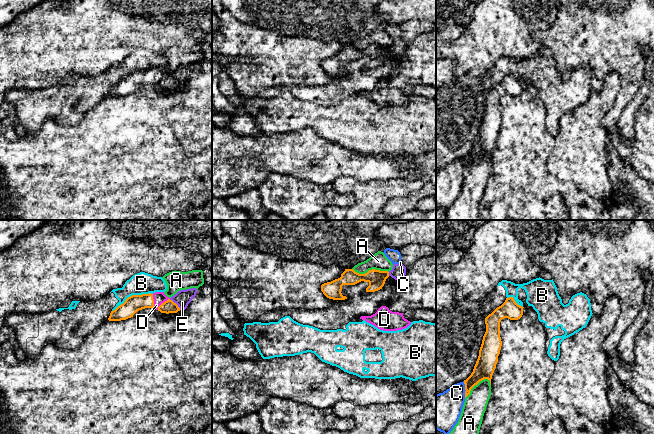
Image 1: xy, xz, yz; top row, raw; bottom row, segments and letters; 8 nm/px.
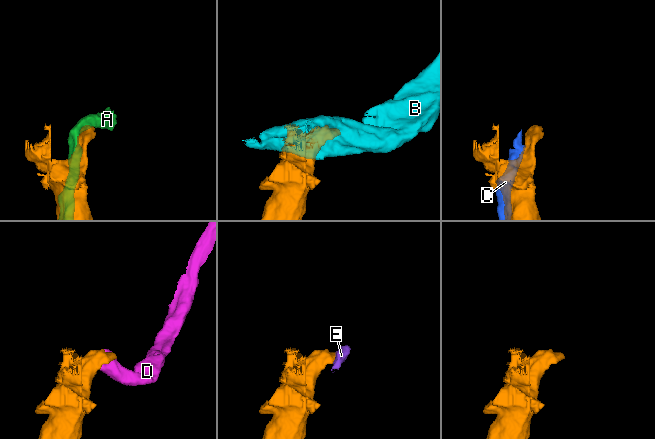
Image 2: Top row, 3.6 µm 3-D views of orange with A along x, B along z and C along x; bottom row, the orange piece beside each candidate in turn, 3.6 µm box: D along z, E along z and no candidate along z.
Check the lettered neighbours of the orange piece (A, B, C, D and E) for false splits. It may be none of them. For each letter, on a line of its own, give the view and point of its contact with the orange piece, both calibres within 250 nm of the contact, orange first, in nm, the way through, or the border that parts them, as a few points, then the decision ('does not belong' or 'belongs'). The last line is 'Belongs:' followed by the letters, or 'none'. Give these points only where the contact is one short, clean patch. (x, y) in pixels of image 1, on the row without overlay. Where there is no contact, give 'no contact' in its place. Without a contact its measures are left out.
A: meets orange in xz at (370, 46); 140 nm thick on the orange side, 140 nm on the other; does not belong
B: meets orange in xy at (132, 71); 140 nm thick on the orange side, 180 nm on the other; border along xy (152, 69), (132, 70), (112, 87); does not belong
C: meets orange in yz at (465, 165); 160 nm thick on the orange side, 280 nm on the other; does not belong
D: meets orange in xy at (153, 77); 140 nm thick on the orange side, 100 nm on the other; runs through xy (134, 79), (153, 77), (159, 73); belongs
E: meets orange in xy at (175, 79); 100 nm thick on the orange side, 140 nm on the other; border along xy (169, 75), (180, 85); does not belong
Belongs: D

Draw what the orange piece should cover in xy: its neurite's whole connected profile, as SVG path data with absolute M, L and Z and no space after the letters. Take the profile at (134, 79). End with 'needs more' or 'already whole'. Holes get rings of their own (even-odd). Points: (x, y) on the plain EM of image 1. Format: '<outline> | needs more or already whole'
M155 68L153 70L132 71L128 73L123 80L111 87L109 97L121 97L133 93L133 91L142 85L151 84L161 89L177 89L180 84L164 68Z | needs more

